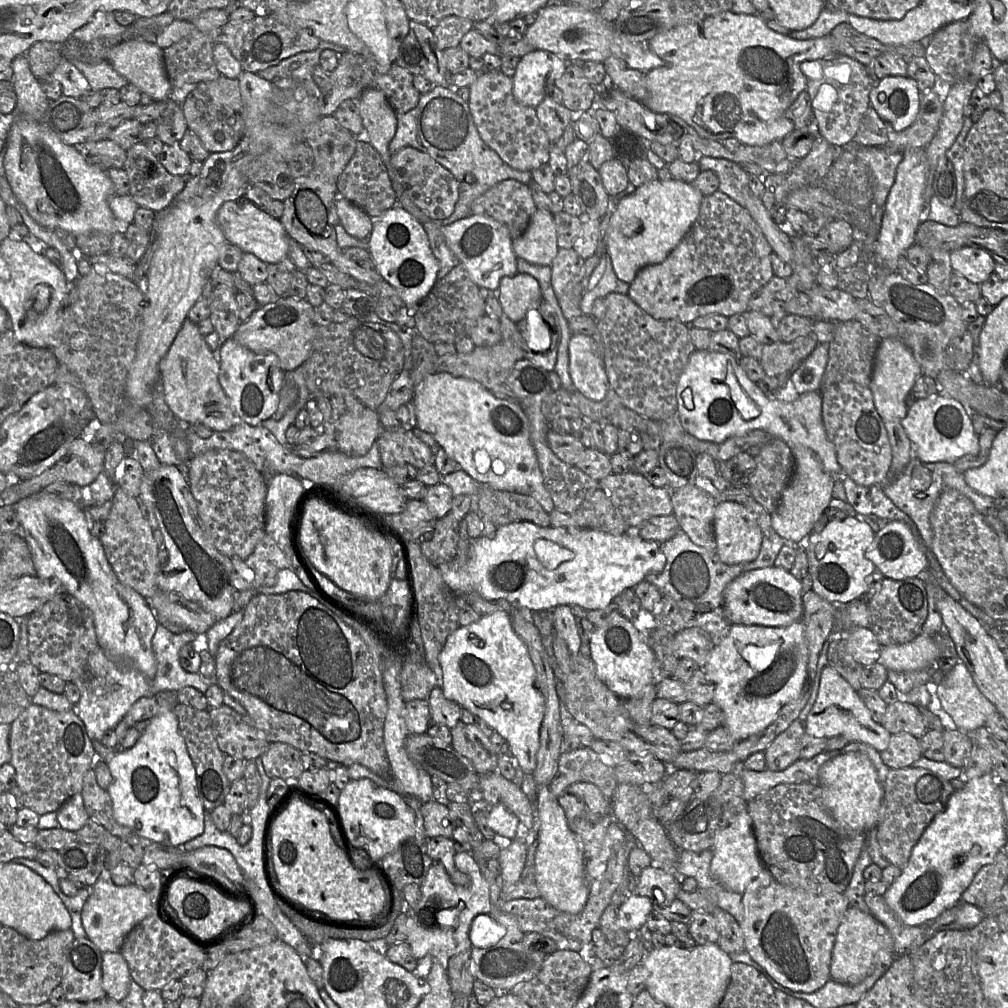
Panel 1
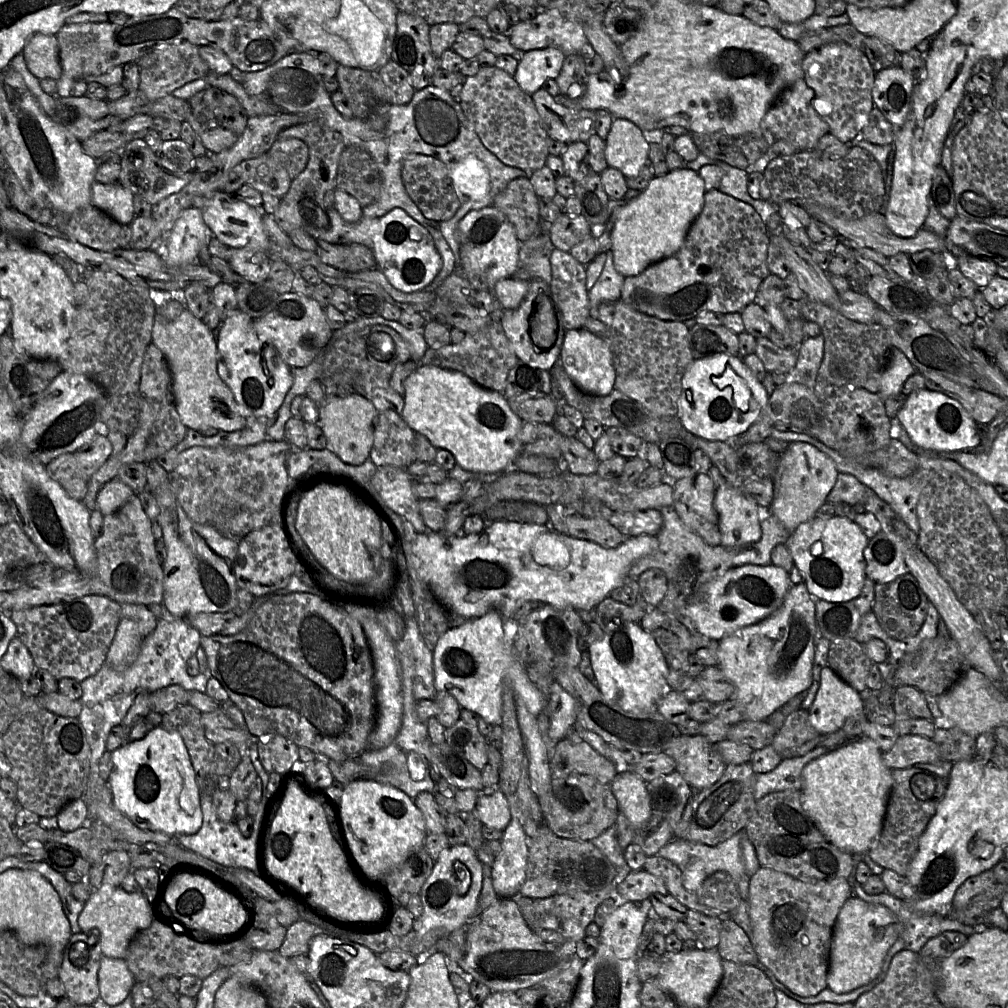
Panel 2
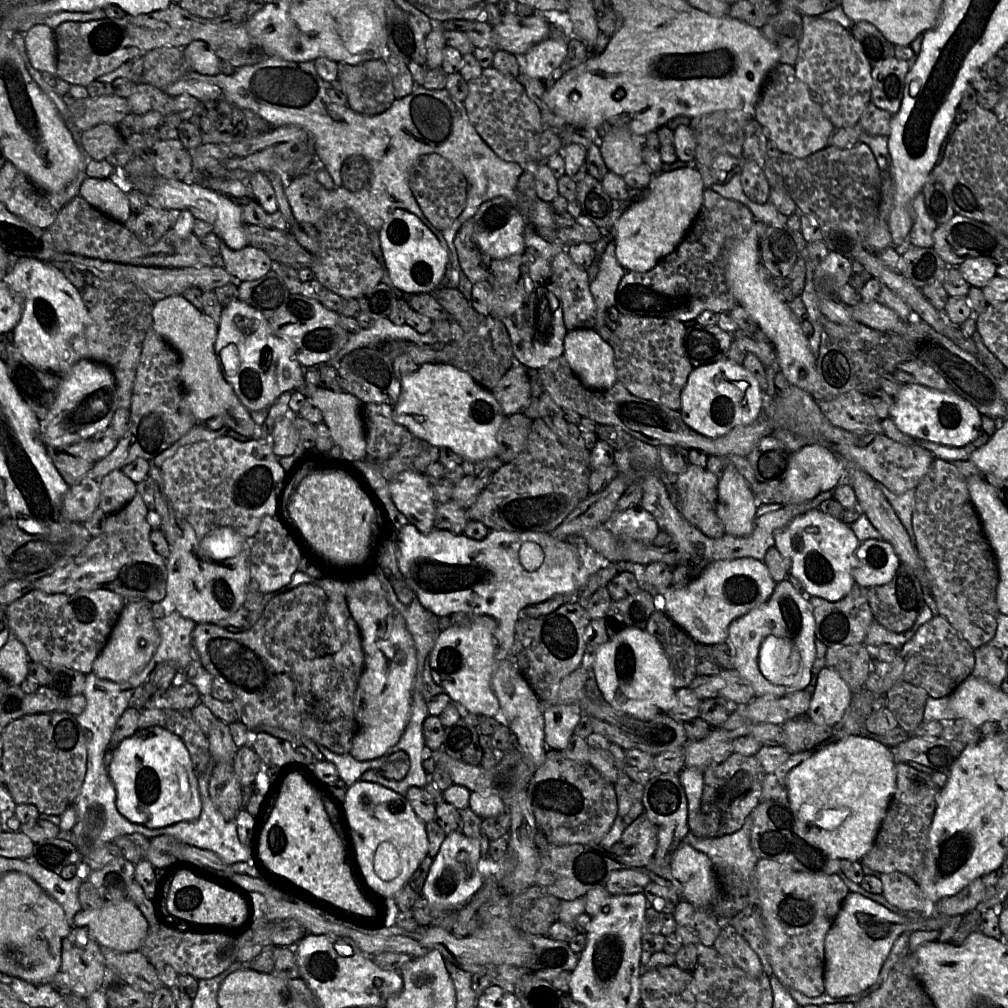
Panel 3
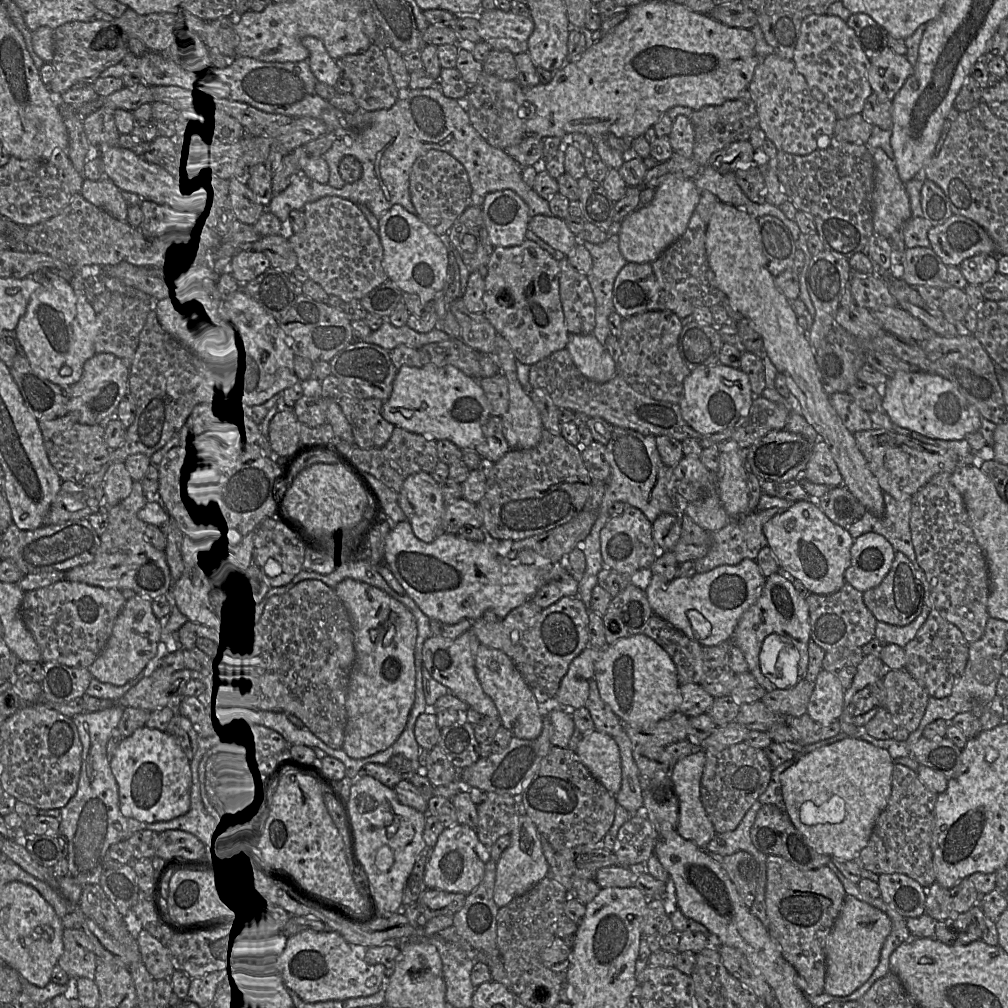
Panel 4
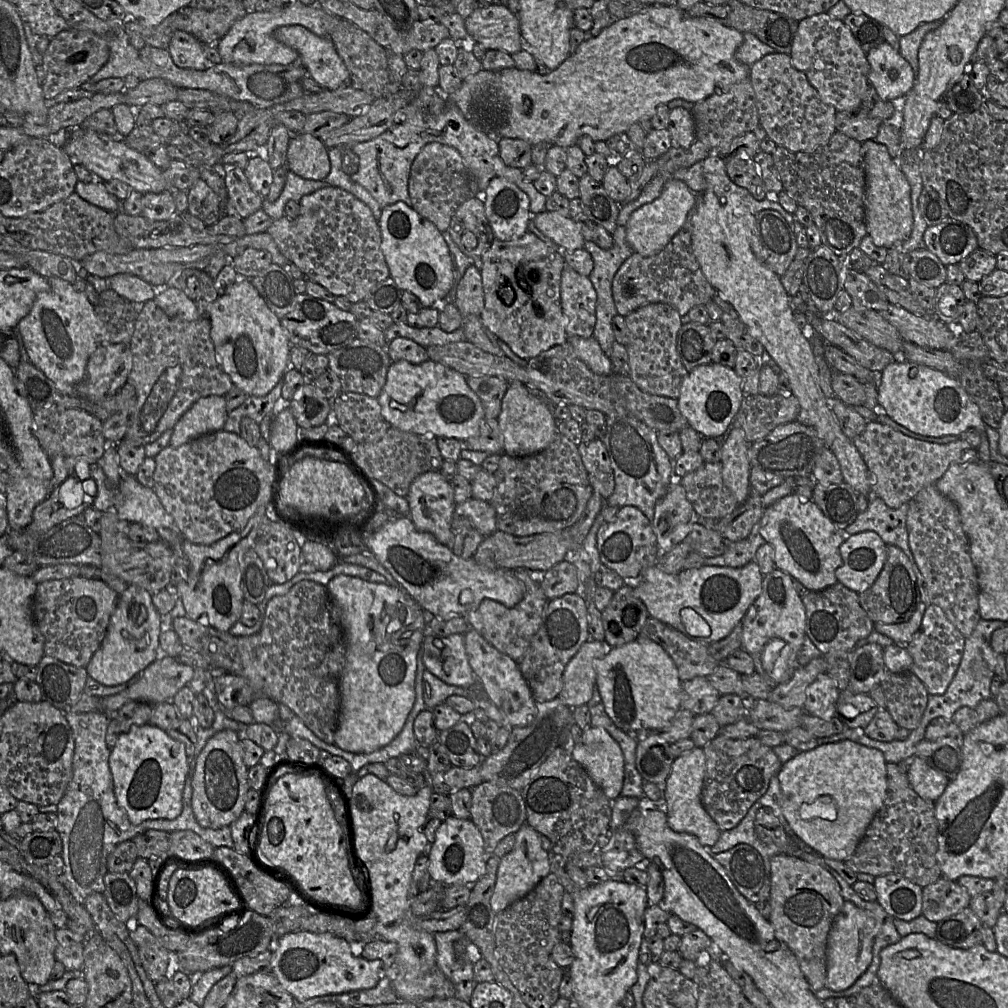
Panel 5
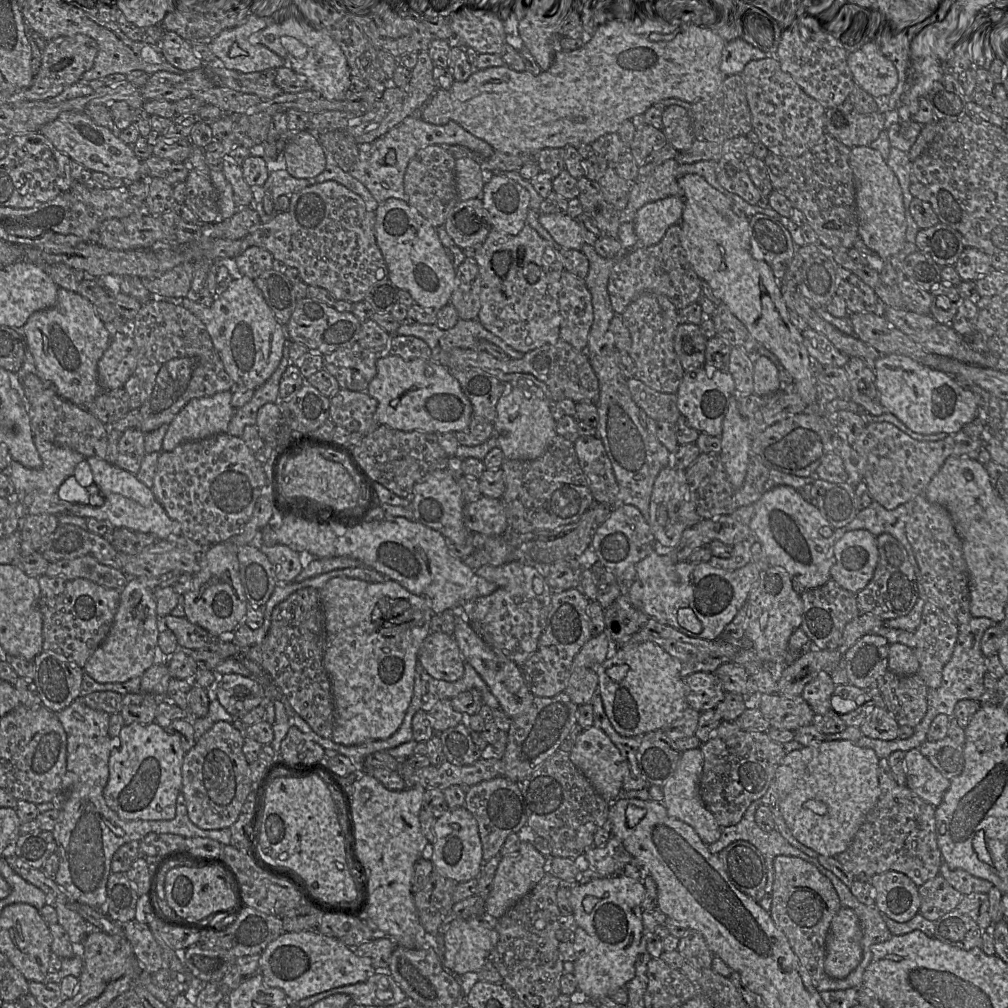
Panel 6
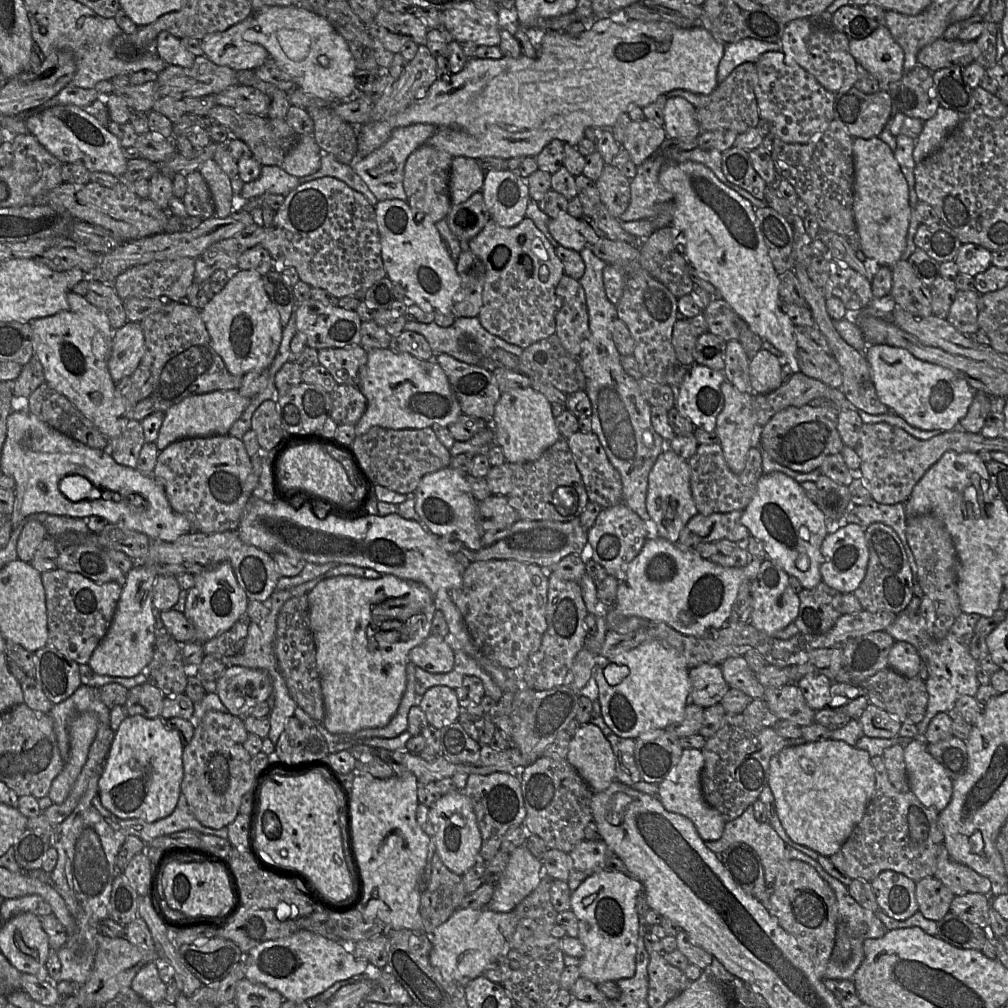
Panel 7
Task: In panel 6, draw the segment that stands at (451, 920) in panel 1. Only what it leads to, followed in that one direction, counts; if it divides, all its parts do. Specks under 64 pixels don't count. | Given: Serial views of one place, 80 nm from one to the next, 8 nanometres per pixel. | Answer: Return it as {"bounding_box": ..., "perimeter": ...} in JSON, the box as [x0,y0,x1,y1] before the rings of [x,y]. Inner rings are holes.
{"bounding_box":[431,806,484,882],"perimeter":[[[465,806],[449,808],[437,818],[431,861],[434,868],[456,882],[466,882],[480,875],[484,860],[479,826]]]}

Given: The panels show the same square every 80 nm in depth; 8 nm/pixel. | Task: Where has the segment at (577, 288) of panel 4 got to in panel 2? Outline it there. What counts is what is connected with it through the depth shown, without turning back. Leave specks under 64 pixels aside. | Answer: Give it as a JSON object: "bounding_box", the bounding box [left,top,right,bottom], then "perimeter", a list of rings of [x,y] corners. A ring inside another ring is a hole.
{"bounding_box":[550,248,590,330],"perimeter":[[[554,248],[550,253],[552,281],[550,290],[566,330],[580,329],[590,317],[586,288],[586,266],[569,252]]]}

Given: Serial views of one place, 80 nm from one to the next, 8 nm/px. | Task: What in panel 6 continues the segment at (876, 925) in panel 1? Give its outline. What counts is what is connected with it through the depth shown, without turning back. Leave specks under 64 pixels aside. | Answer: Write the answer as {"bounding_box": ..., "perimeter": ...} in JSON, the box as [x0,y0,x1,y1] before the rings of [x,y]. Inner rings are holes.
{"bounding_box":[825,907,863,979],"perimeter":[[[842,907],[834,917],[826,940],[825,973],[845,979],[863,958],[863,932],[855,912]]]}

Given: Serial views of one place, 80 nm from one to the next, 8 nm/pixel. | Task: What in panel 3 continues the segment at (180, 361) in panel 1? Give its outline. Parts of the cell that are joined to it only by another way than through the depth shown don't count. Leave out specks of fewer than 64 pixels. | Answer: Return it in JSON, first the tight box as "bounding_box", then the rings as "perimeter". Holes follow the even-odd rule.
{"bounding_box":[153,295,262,439],"perimeter":[[[182,295],[155,301],[153,329],[180,355],[183,401],[198,424],[221,417],[224,426],[252,439],[261,438],[262,426],[256,425],[251,412],[241,403],[232,386],[225,380],[216,357],[218,325]]]}

